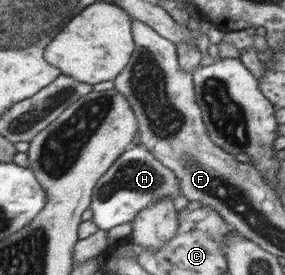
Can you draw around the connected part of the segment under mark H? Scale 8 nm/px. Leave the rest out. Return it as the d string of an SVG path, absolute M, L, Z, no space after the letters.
M133 143L133 147L126 148L96 180L93 194L90 194L91 220L98 229L108 231L114 226L131 223L140 210L158 198L174 197L179 193L179 182L174 171L163 166L143 145Z

